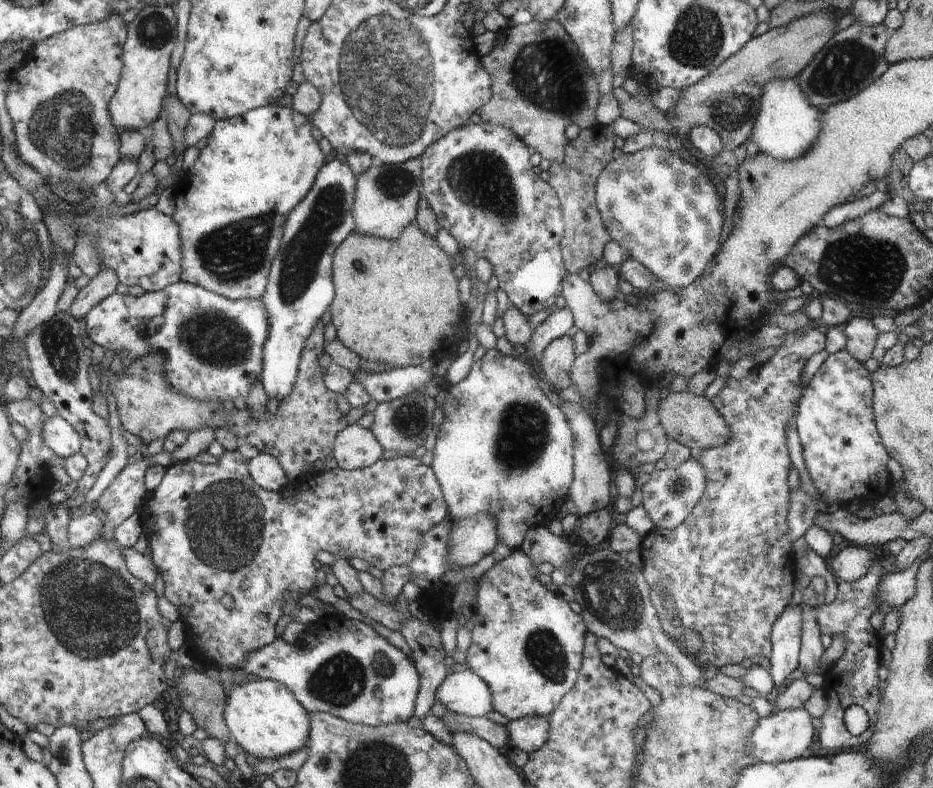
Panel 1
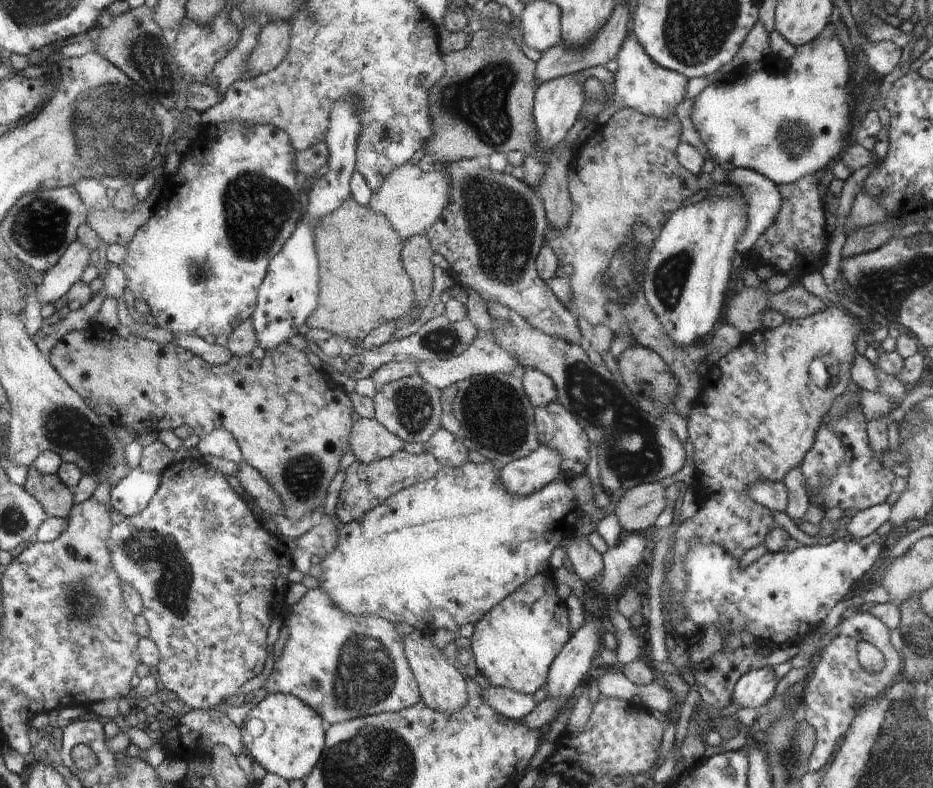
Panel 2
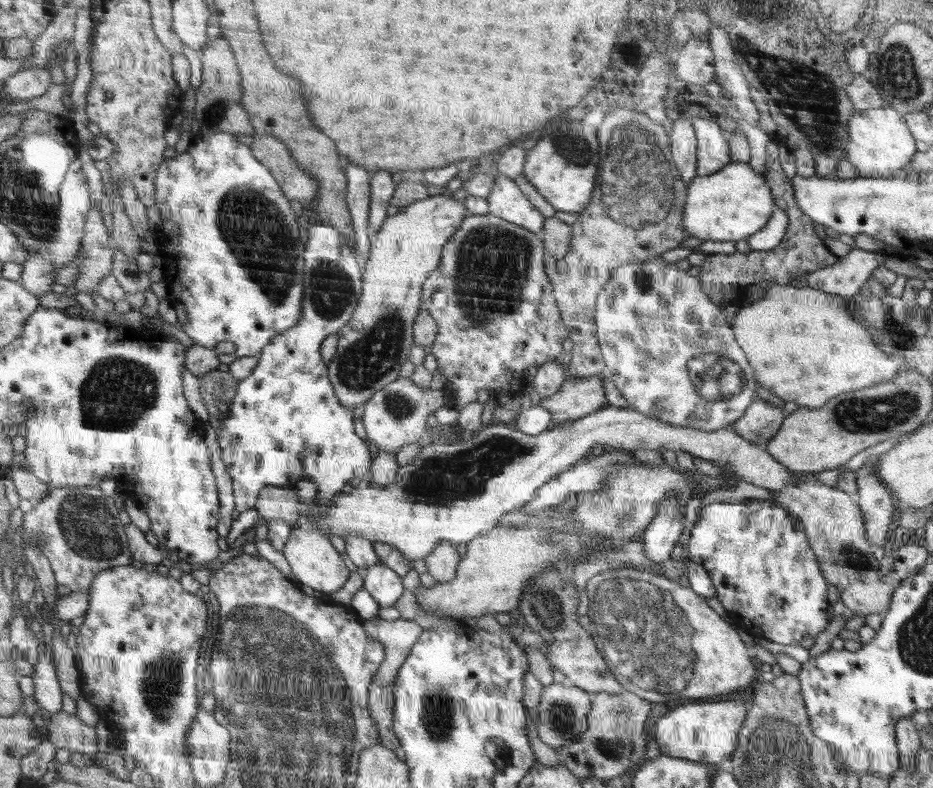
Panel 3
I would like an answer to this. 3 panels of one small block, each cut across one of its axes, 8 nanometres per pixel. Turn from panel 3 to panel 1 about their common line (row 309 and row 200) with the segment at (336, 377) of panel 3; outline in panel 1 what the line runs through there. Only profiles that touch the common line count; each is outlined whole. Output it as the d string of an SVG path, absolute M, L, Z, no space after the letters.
M420 158L402 164L384 164L368 168L357 177L357 196L354 204L354 224L358 234L388 240L400 239L410 222L417 218L420 200Z

